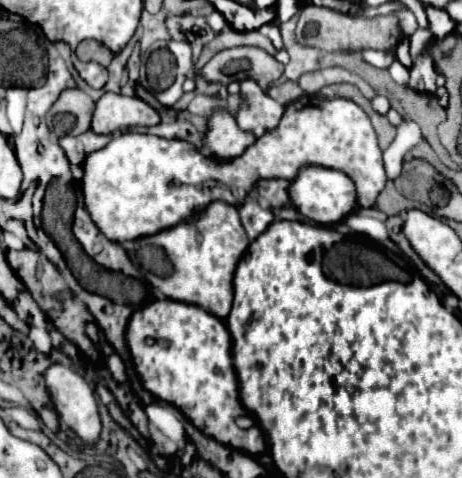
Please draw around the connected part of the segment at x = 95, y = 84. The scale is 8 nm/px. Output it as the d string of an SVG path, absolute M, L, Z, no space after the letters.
M75 58L75 70L91 88L103 88L107 82L107 70L97 62L81 62Z

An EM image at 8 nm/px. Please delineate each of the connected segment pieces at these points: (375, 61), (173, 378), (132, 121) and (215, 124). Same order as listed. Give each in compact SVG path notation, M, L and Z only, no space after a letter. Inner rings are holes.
M361 50L359 56L378 68L389 68L391 62L395 60L394 52L389 51L375 51L375 50Z
M169 298L153 300L131 314L125 340L133 366L153 396L177 406L195 428L225 446L253 456L267 450L263 432L257 426L243 430L235 422L247 412L239 402L237 376L231 364L231 336L223 320L193 304ZM147 338L153 338L153 344L147 344Z
M105 92L95 102L91 130L95 134L111 134L129 126L155 126L159 122L159 114L141 98Z
M215 112L209 118L209 132L205 134L205 146L211 152L211 156L229 160L237 158L255 142L256 138L249 132L243 132L235 116L229 112Z

